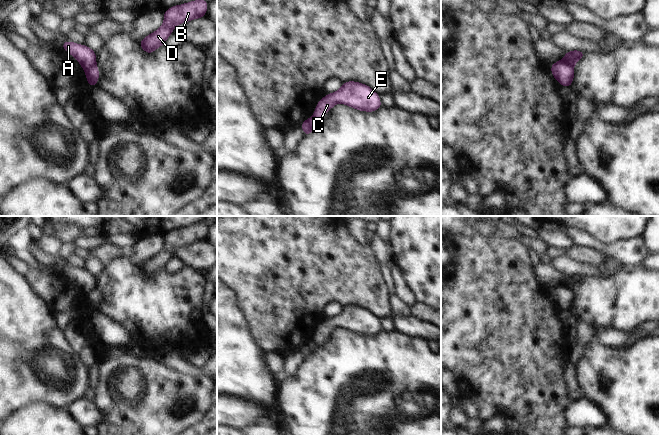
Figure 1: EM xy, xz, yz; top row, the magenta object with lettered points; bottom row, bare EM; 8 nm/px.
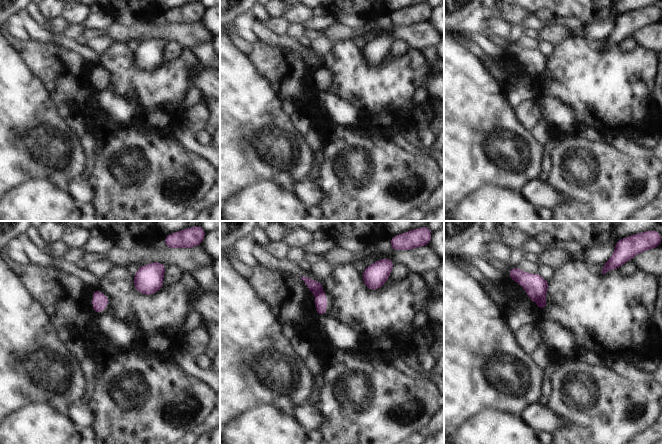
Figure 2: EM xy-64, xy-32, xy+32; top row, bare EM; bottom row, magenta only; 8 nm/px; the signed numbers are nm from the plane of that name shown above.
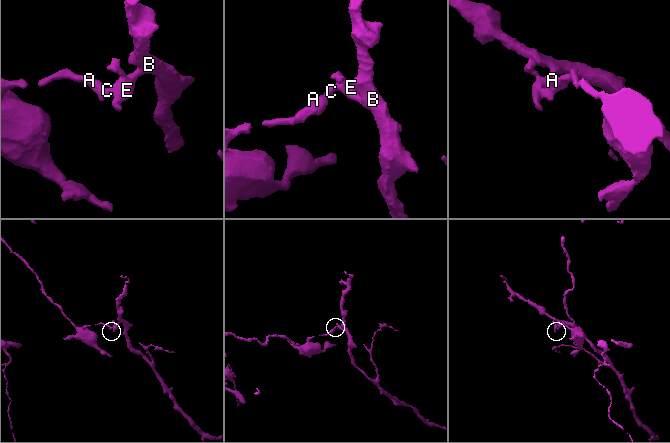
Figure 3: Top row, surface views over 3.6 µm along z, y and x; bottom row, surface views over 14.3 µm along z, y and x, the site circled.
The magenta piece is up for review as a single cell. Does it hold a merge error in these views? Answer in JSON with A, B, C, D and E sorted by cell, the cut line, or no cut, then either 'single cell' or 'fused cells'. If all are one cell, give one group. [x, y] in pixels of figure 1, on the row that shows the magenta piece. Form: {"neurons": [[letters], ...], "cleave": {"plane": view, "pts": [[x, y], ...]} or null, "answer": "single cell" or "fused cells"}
{"neurons": [["A"], ["B", "C", "D", "E"]], "cleave": {"plane": "yz", "pts": [[562, 59], [572, 67]]}, "answer": "fused cells"}

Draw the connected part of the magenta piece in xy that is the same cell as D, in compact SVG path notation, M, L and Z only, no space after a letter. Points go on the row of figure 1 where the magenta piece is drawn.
M197 0L175 5L164 11L164 23L155 32L142 39L139 44L147 53L151 54L162 44L165 44L168 36L173 33L173 28L184 22L205 17L208 3L205 0Z

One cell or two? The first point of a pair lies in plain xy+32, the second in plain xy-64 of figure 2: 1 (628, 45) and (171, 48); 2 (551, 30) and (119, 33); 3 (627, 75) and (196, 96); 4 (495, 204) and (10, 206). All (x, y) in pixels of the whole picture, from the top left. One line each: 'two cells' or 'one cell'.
1: one cell
2: one cell
3: two cells
4: one cell

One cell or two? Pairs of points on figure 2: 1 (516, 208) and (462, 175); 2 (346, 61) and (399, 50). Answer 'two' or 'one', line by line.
1: two
2: two

